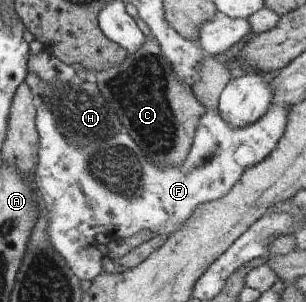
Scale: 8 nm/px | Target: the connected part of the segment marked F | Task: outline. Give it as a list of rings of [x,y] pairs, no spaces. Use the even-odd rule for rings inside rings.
[[[38,100],[35,124],[39,133],[39,147],[34,187],[49,209],[47,232],[54,249],[66,260],[74,275],[86,281],[94,281],[103,272],[103,255],[97,248],[98,234],[114,235],[112,239],[127,238],[148,230],[157,235],[174,234],[198,205],[224,197],[248,168],[264,161],[276,149],[279,139],[284,135],[288,113],[286,106],[271,105],[252,125],[231,128],[225,124],[218,109],[207,110],[200,118],[184,163],[175,168],[160,169],[142,155],[128,132],[117,133],[107,140],[94,140],[84,147],[68,143],[55,119],[52,119],[47,103]]]

